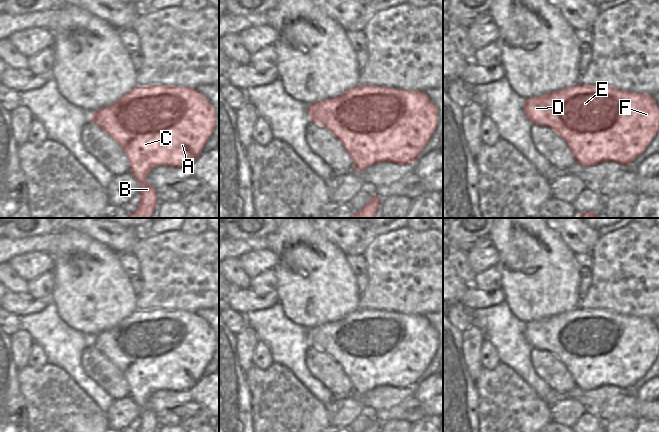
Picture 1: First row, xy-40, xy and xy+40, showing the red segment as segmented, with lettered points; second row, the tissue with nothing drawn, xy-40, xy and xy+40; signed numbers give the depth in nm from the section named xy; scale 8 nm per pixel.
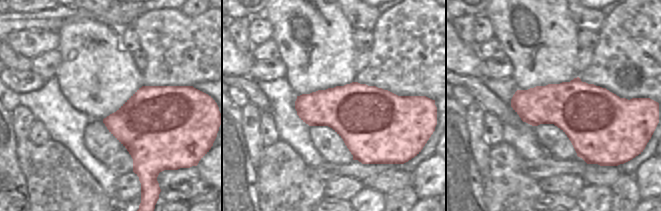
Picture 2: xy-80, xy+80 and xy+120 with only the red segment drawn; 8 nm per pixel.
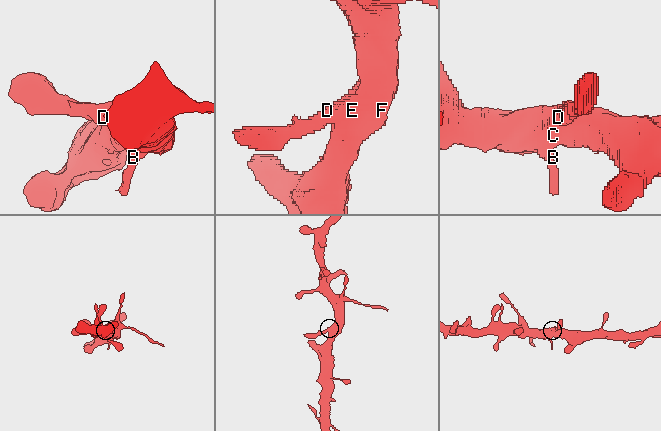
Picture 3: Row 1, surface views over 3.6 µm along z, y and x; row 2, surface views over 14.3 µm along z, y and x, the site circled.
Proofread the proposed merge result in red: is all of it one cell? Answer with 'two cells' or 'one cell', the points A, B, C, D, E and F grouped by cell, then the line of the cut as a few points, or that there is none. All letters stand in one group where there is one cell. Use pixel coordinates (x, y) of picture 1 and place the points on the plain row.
one cell; A B C D E F; no cut

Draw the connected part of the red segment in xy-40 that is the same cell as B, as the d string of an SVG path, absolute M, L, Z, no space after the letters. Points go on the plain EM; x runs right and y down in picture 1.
M147 309L145 311L135 311L129 317L120 321L115 327L103 331L92 337L90 343L101 353L103 353L124 375L129 386L130 386L130 396L140 408L140 428L136 432L155 432L158 428L156 422L156 413L146 406L148 398L155 392L161 389L167 389L169 391L185 391L194 387L210 362L215 350L216 350L216 336L210 327L210 325L196 313L191 313L189 311L173 311L171 309Z

